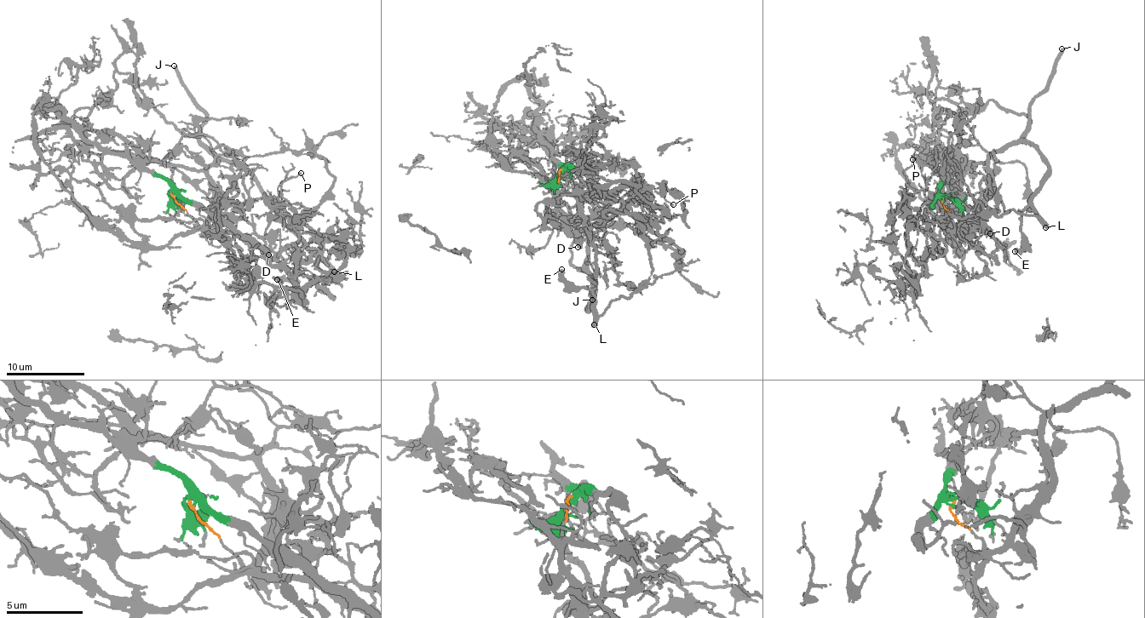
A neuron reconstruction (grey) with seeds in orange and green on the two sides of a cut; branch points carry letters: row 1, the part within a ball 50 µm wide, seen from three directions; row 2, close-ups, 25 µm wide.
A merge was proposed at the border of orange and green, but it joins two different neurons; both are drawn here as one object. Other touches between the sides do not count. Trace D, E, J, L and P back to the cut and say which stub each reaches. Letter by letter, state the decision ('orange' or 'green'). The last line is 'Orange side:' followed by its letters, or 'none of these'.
D: green
E: orange
J: orange
L: orange
P: green
Orange side: E, J, L

